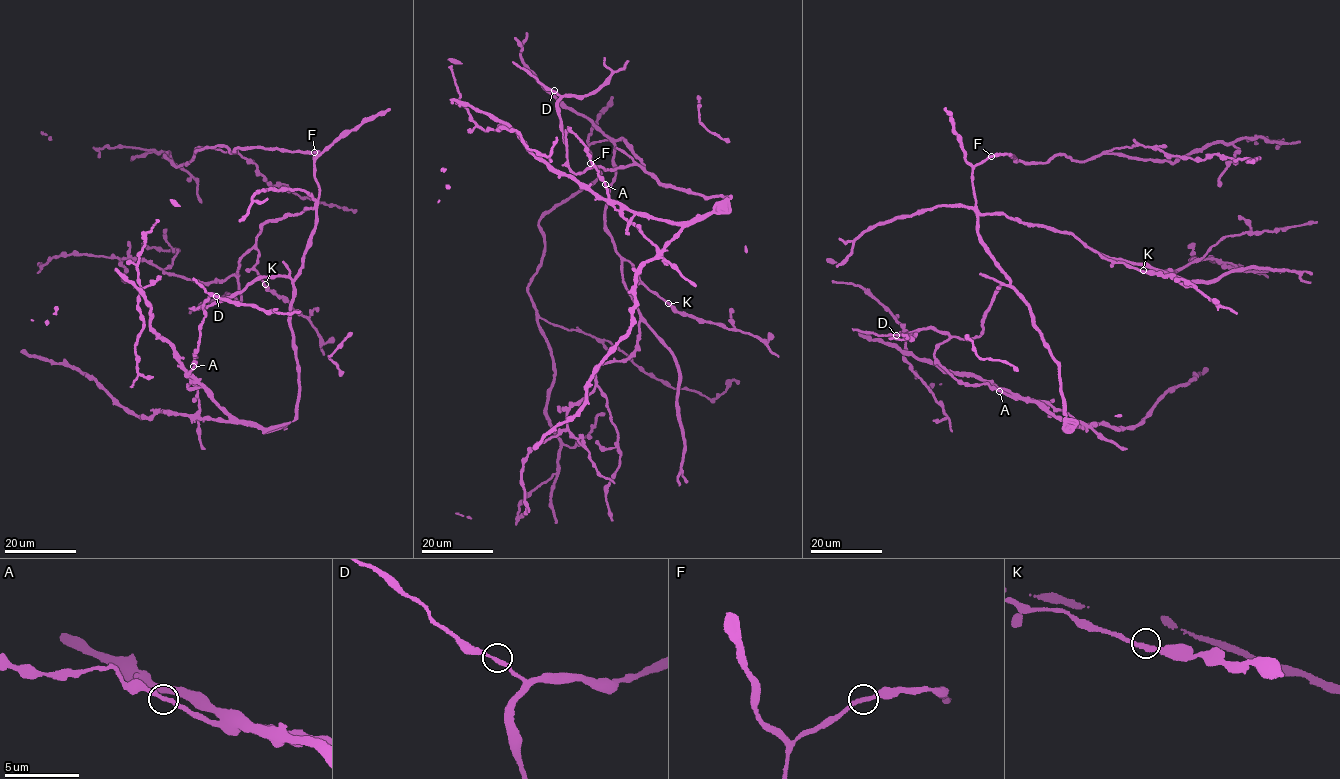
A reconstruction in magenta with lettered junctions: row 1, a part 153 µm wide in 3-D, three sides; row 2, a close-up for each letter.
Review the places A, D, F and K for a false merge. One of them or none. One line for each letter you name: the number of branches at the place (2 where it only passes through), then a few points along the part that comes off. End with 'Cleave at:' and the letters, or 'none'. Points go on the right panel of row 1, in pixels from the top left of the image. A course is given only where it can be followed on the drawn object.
Cleave at: none

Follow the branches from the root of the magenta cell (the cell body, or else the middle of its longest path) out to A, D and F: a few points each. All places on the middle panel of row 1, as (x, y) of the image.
A: (634, 155), (643, 168), (595, 165), (574, 173), (566, 157), (568, 127), (585, 146), (605, 184)
D: (634, 155), (643, 168), (595, 165), (574, 173), (560, 124), (560, 96), (554, 90)
F: (634, 155), (623, 139), (597, 142), (588, 146), (590, 163)

